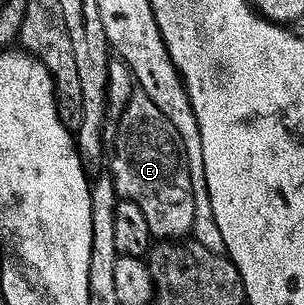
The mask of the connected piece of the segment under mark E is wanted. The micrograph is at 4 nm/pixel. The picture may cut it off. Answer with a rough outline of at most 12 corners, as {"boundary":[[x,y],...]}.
{"boundary":[[109,65],[103,160],[150,237],[188,237],[195,200],[181,139]]}

